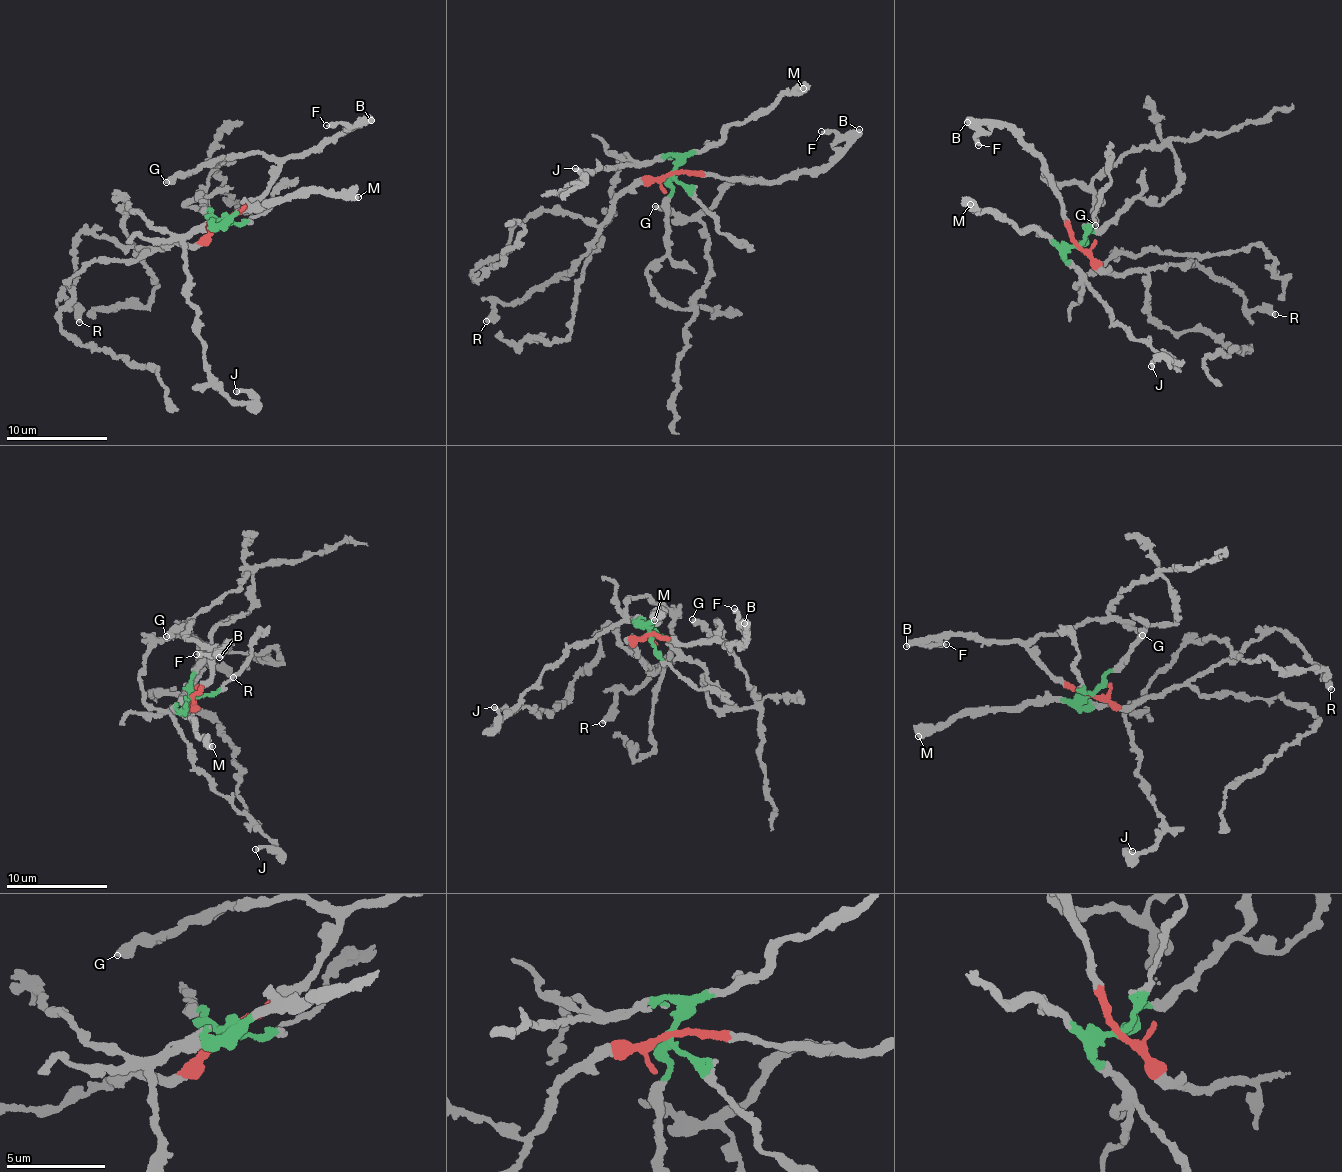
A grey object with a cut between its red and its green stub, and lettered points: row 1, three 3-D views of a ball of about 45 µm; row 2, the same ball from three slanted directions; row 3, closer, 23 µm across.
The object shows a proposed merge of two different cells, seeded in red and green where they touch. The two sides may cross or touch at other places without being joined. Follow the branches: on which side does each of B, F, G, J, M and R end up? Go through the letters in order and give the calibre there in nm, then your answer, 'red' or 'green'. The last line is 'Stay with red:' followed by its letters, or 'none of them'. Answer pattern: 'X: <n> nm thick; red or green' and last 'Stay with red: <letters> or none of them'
B: 550 nm thick; red
F: 340 nm thick; red
G: 440 nm thick; red
J: 280 nm thick; green
M: 360 nm thick; green
R: 440 nm thick; red
Stay with red: B, F, G, R

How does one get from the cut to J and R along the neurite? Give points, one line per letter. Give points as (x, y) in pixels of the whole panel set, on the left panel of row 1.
J: (219, 222), (184, 240), (186, 297), (197, 313), (213, 383), (234, 399), (251, 400), (243, 391), (237, 392)
R: (219, 222), (199, 243), (186, 248), (124, 248), (105, 237), (80, 235), (65, 295), (80, 322)

